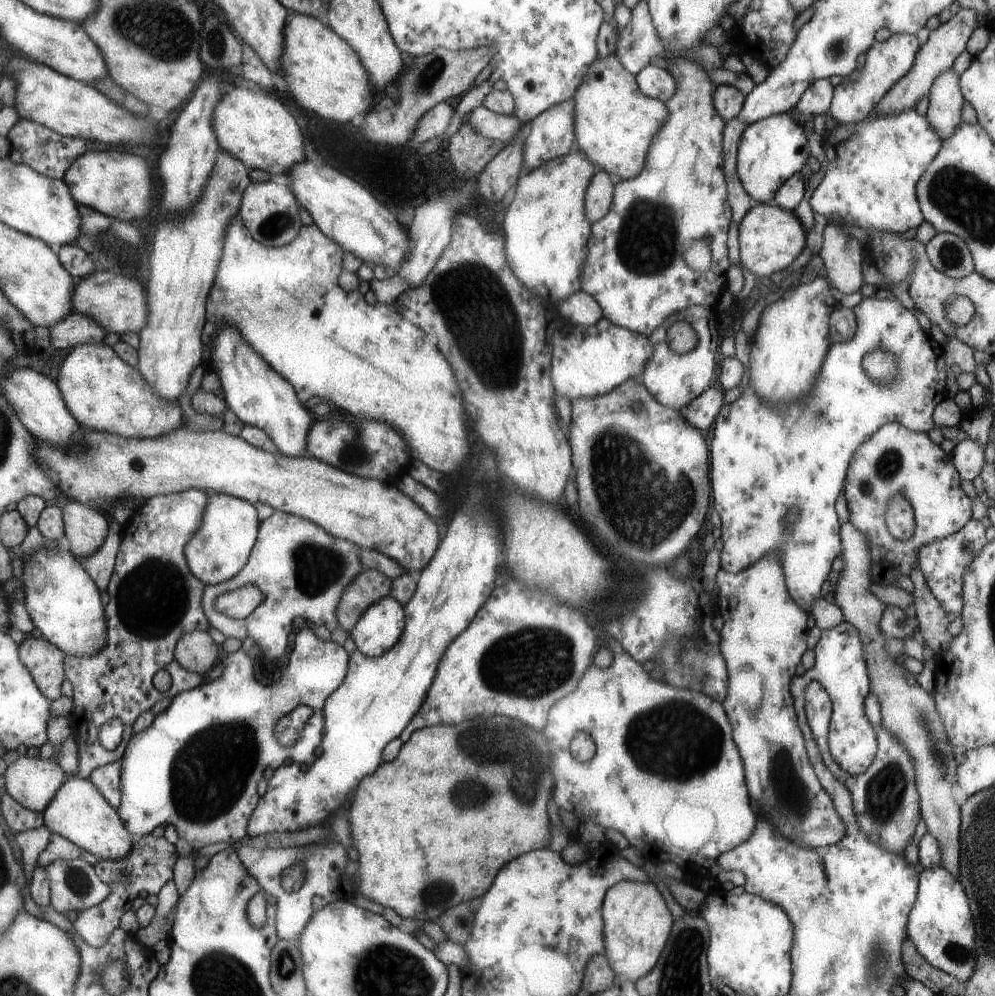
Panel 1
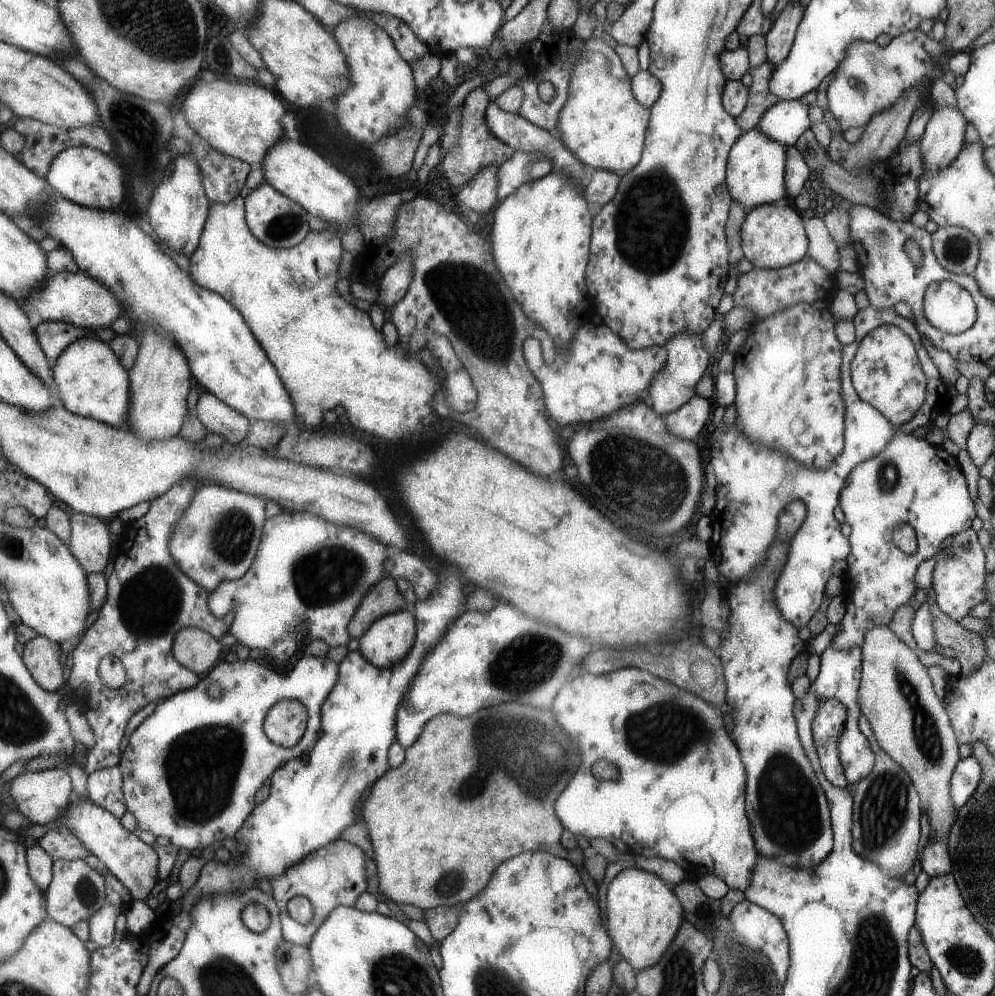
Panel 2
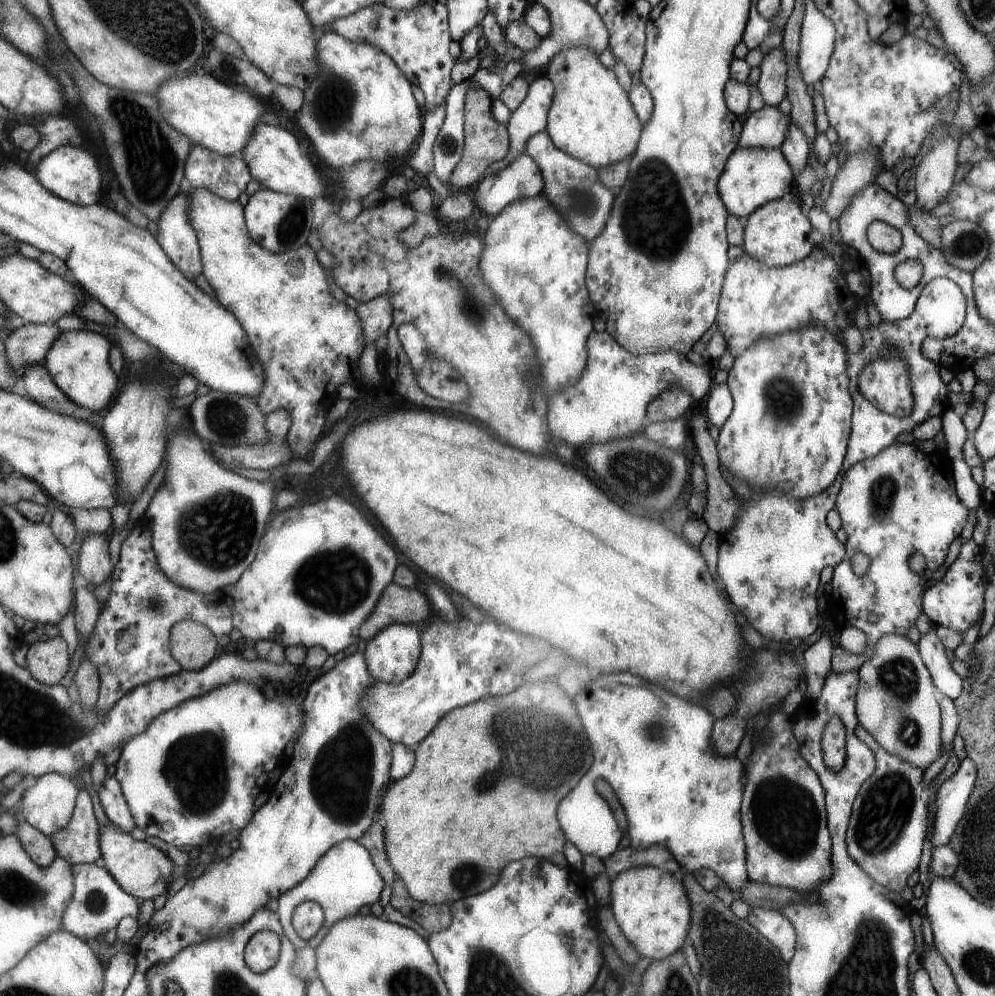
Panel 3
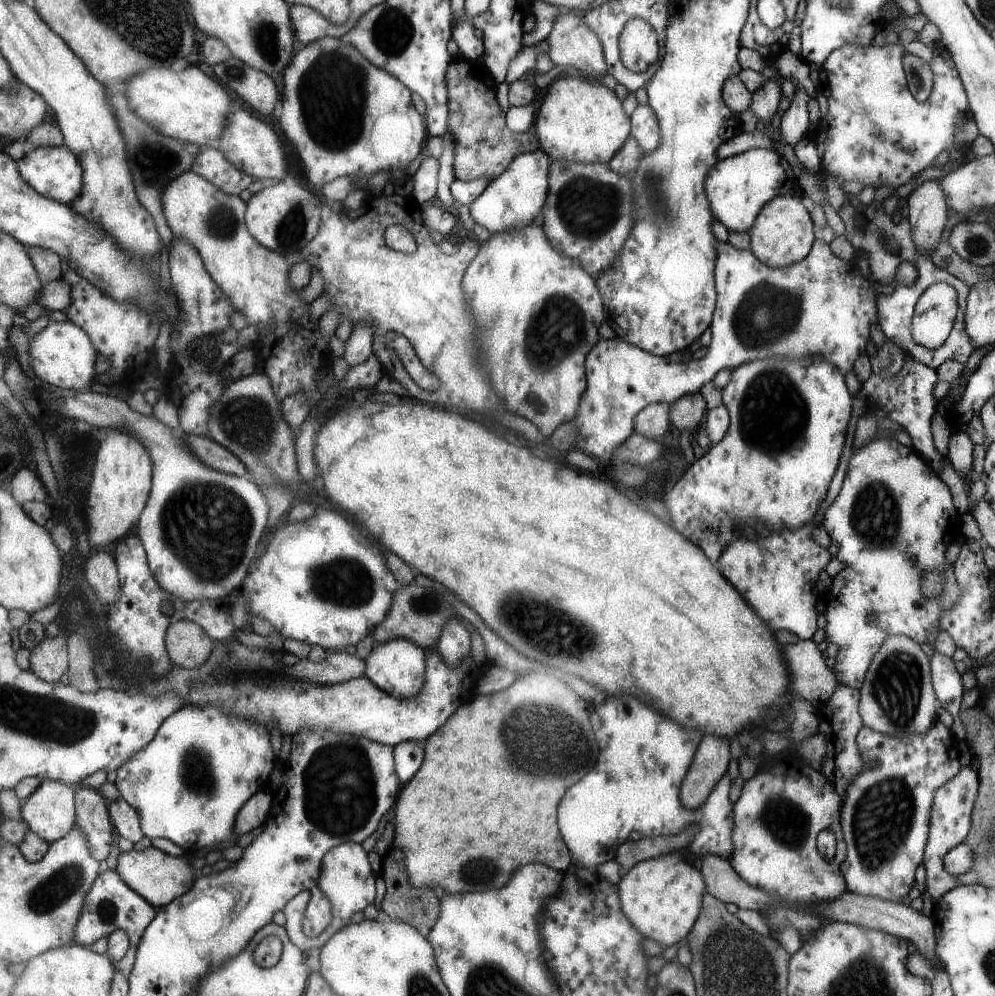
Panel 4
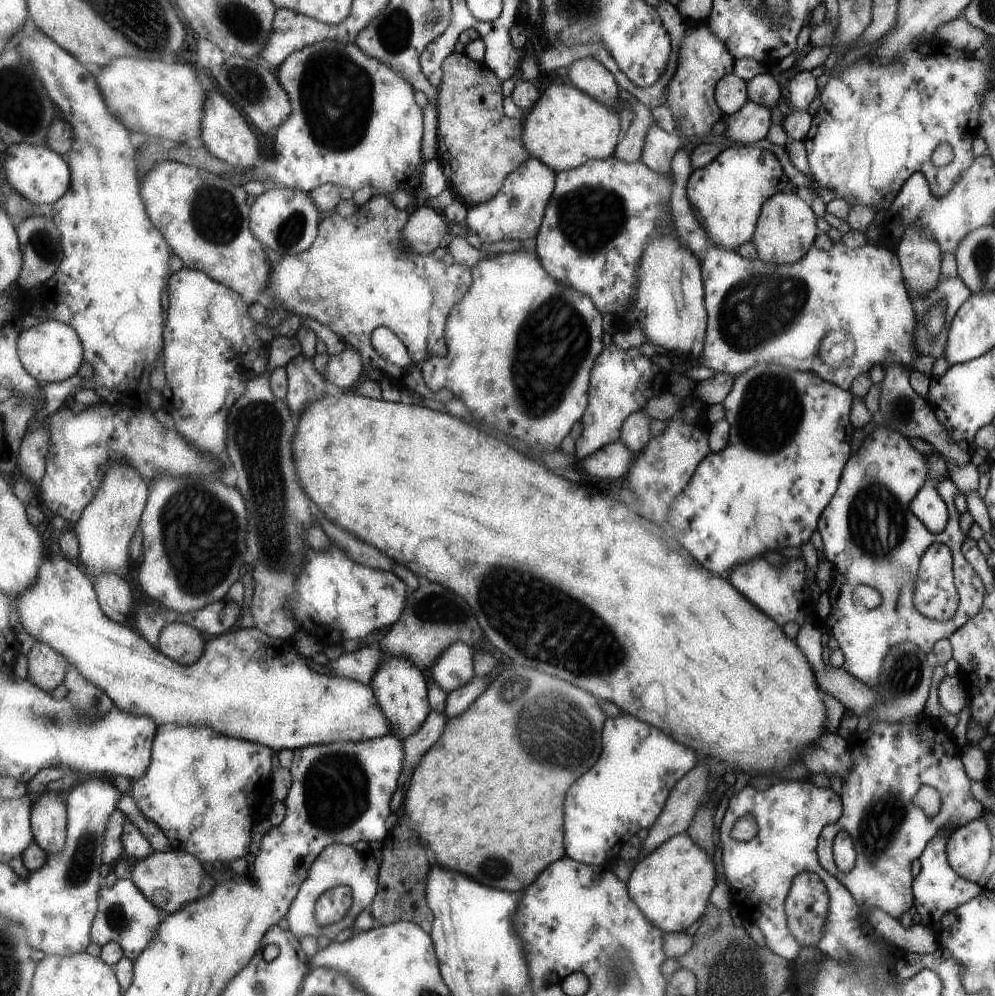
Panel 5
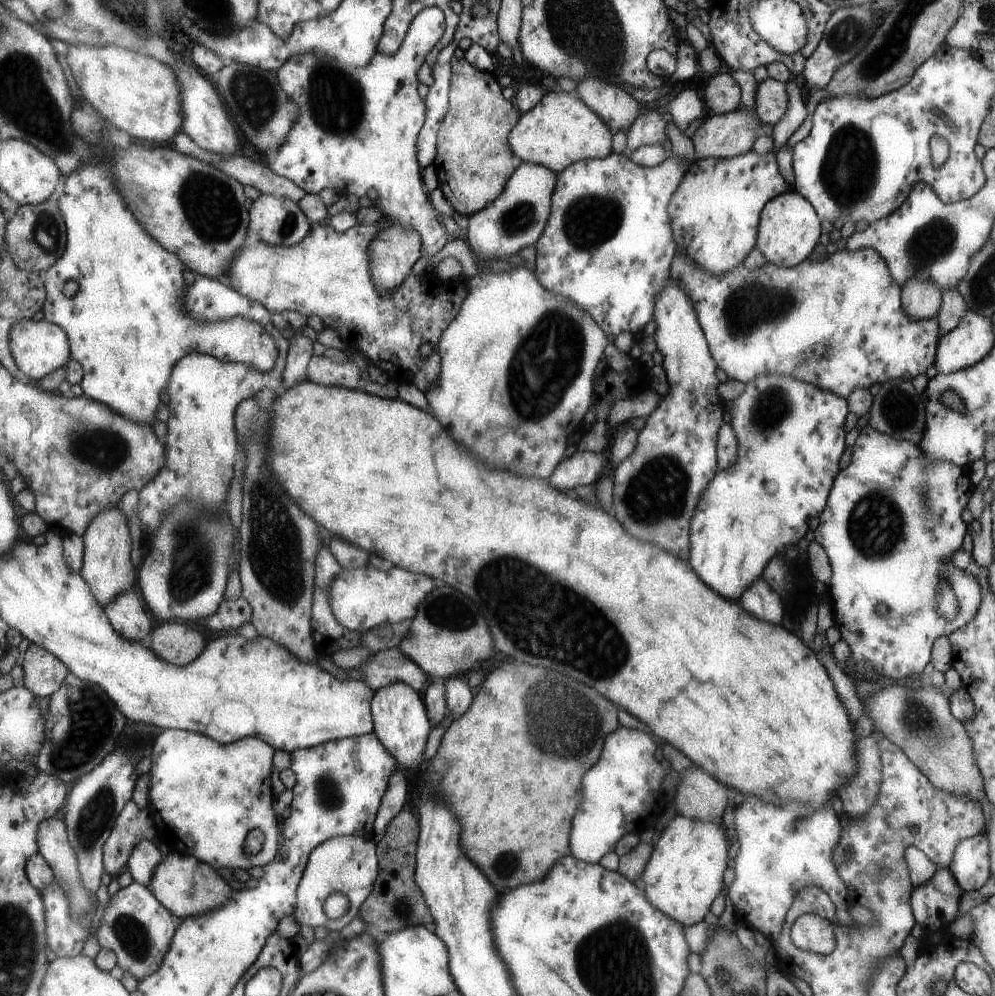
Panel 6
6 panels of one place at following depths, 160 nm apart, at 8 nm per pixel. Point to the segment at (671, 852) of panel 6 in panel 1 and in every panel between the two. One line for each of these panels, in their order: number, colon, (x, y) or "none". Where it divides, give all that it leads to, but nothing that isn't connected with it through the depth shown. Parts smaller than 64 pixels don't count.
1: (637, 923)
2: (642, 915)
3: (651, 907)
4: (662, 896)
5: (670, 886)

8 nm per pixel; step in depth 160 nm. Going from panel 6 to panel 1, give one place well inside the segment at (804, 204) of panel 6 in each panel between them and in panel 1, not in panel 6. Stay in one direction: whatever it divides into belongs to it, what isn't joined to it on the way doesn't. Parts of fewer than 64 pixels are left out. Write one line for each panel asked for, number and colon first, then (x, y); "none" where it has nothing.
1: (769, 239)
2: (771, 236)
3: (777, 234)
4: (781, 235)
5: (786, 227)

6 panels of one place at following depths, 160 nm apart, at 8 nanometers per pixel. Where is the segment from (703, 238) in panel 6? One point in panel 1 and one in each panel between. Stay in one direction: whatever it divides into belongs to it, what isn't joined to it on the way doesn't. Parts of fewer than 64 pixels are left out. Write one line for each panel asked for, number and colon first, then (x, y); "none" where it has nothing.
1: (772, 149)
2: (754, 174)
3: (754, 176)
4: (737, 187)
5: (725, 195)

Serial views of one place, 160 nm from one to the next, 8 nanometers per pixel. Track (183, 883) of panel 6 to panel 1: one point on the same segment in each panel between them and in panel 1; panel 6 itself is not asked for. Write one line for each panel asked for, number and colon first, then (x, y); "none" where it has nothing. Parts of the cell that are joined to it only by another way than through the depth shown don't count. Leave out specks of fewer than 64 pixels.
1: (79, 812)
2: (137, 864)
3: (143, 870)
4: (159, 877)
5: (171, 880)

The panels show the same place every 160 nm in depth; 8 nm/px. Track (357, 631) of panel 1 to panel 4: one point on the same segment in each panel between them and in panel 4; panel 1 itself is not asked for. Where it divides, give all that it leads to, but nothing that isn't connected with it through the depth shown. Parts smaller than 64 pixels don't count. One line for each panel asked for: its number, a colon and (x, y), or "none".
2: (387, 642)
3: (393, 654)
4: (396, 667)

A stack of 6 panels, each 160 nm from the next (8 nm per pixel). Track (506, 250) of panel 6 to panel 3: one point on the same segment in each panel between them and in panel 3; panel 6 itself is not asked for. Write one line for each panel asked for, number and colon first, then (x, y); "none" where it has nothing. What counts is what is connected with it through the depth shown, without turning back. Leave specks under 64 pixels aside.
3: (520, 179)
4: (513, 200)
5: (516, 212)

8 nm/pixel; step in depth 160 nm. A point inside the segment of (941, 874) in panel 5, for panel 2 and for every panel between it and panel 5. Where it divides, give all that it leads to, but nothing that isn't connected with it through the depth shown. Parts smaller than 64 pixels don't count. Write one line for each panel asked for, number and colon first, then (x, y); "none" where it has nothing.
2: (965, 778)
3: (953, 793)
4: (951, 818)

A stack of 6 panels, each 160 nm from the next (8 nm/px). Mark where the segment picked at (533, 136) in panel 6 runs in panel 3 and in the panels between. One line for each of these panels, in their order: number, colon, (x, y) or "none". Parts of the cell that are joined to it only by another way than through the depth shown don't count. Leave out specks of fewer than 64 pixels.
3: (591, 119)
4: (580, 120)
5: (565, 127)

